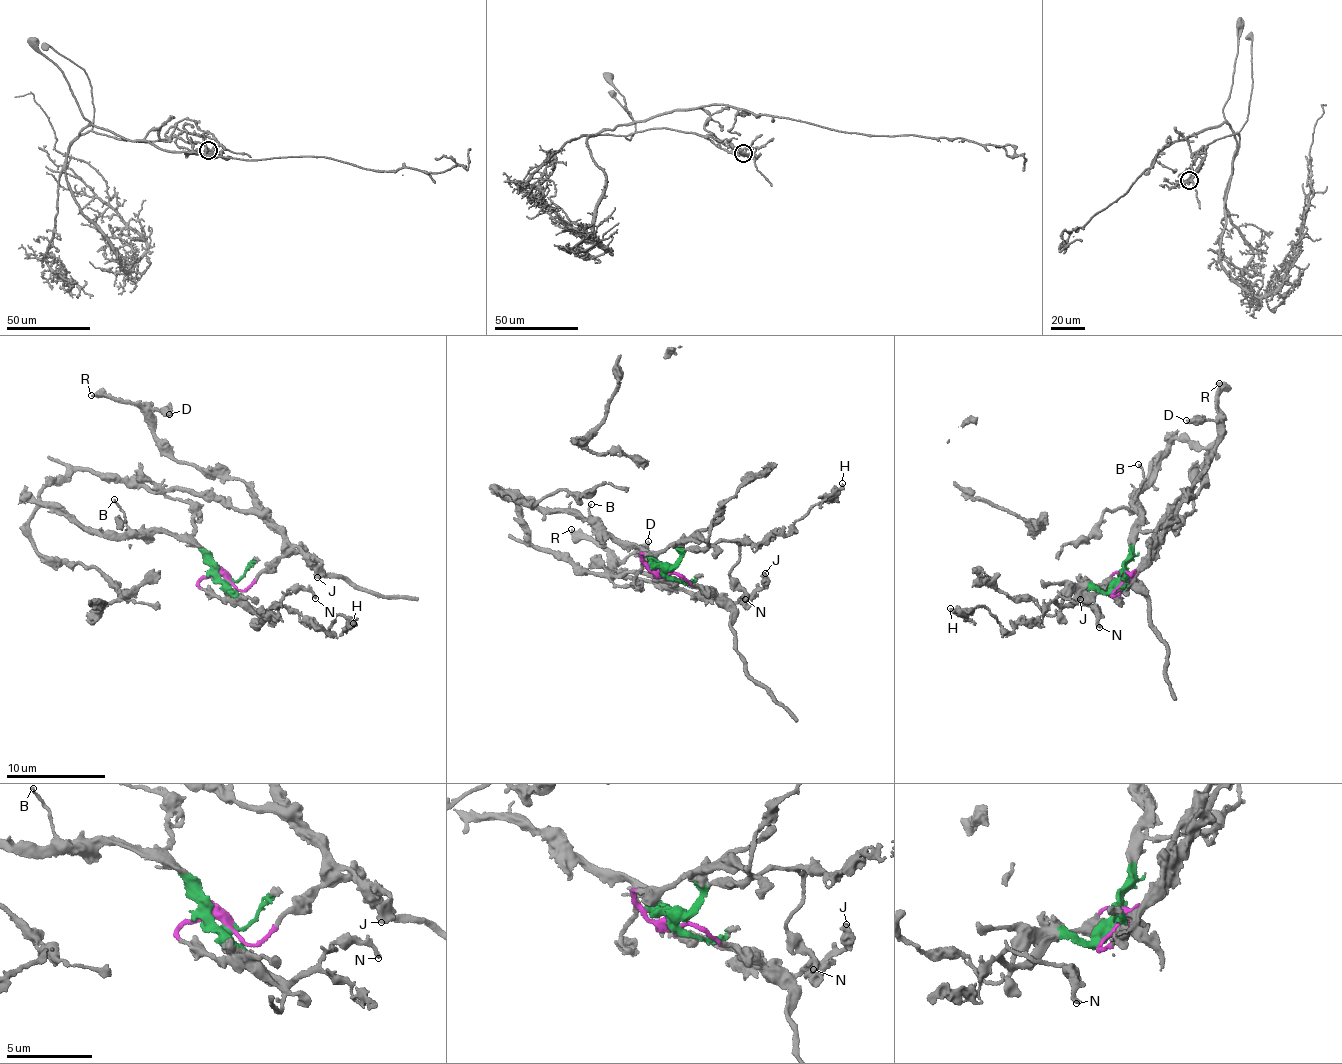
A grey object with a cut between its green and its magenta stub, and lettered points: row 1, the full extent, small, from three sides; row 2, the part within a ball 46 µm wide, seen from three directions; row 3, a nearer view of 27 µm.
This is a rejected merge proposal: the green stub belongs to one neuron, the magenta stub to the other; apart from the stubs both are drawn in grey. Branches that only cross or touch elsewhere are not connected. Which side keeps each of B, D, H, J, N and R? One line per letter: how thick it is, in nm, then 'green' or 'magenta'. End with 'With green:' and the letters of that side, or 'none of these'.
B: 140 nm | green
D: 420 nm | magenta
H: 320 nm | green
J: 480 nm | magenta
N: 240 nm | green
R: 360 nm | magenta
With green: B, H, N

